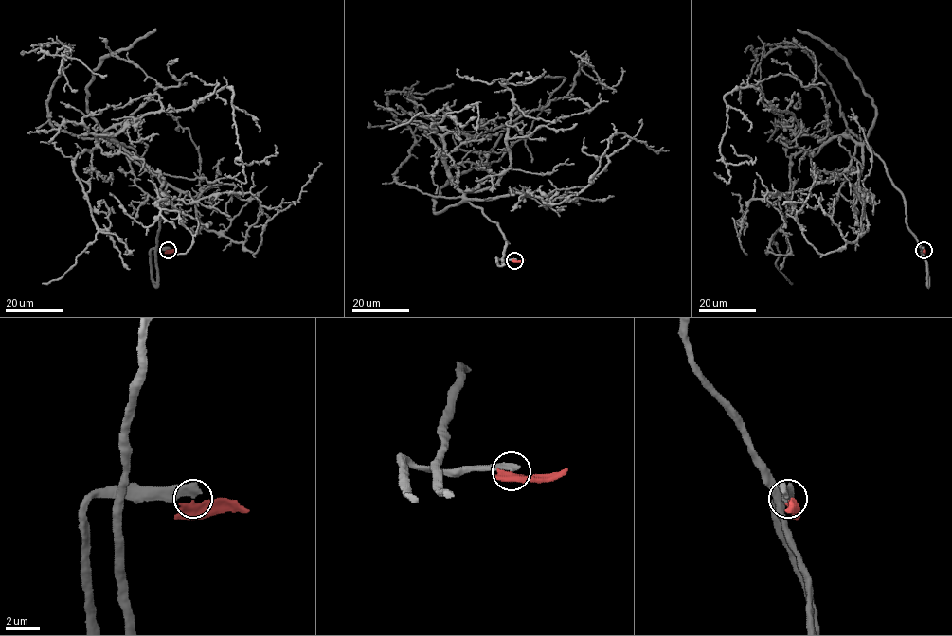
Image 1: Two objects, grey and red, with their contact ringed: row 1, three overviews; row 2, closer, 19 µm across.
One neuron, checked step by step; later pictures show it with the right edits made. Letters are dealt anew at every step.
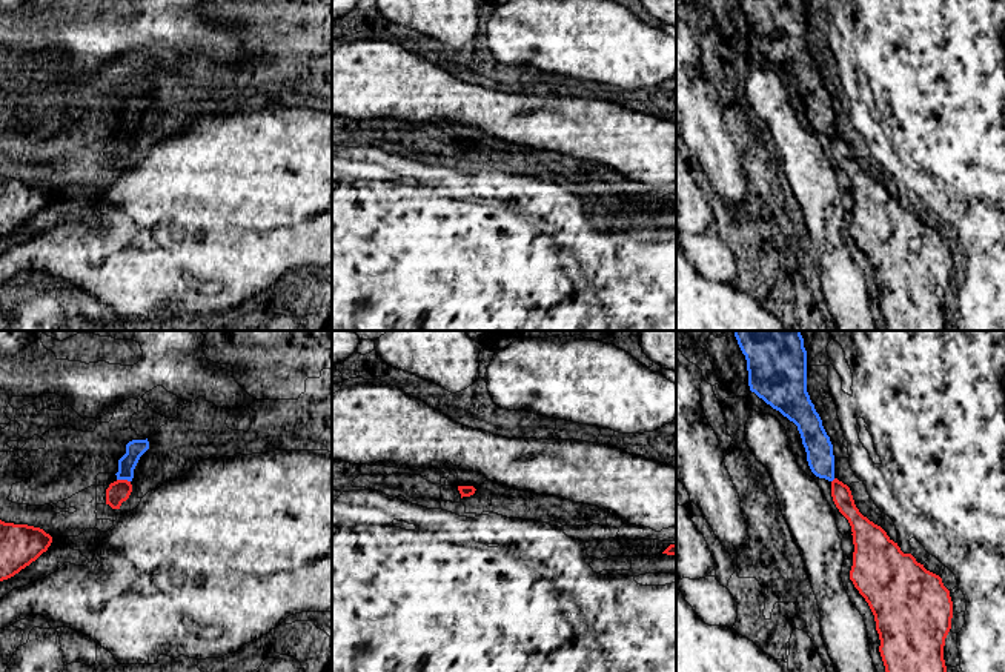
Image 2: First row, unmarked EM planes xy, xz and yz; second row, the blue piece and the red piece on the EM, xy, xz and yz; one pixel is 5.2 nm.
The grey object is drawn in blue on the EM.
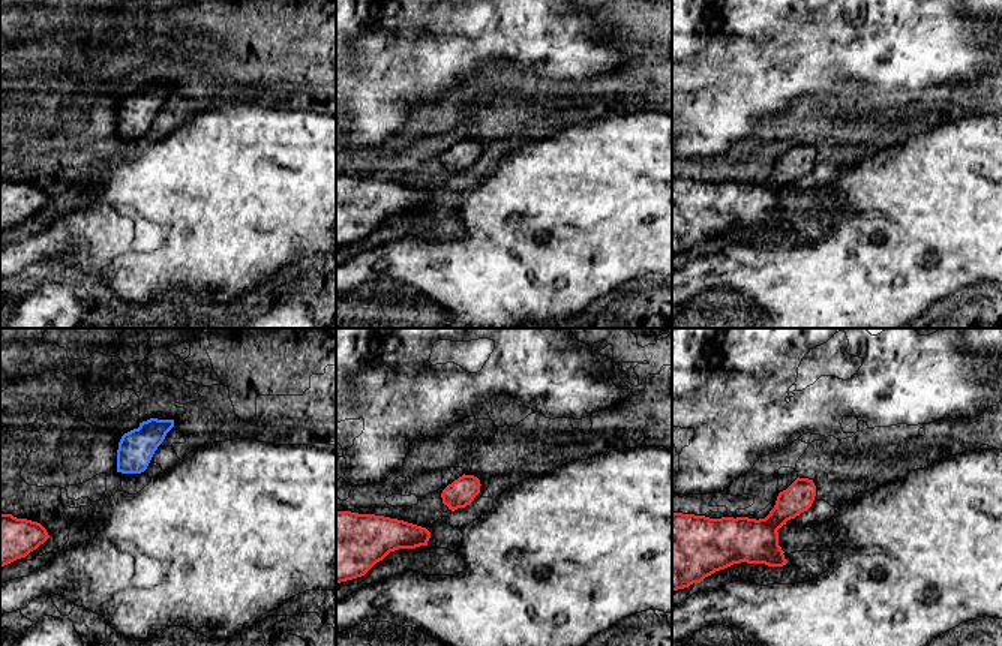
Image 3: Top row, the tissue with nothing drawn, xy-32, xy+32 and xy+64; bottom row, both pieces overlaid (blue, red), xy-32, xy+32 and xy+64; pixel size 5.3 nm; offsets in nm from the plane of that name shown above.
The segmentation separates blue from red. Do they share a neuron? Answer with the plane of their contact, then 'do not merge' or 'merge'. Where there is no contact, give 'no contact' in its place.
contact in xy; do not merge

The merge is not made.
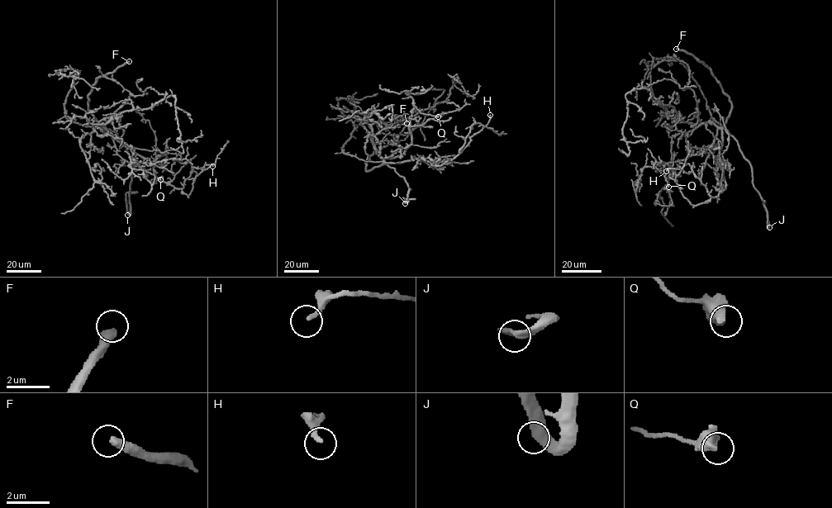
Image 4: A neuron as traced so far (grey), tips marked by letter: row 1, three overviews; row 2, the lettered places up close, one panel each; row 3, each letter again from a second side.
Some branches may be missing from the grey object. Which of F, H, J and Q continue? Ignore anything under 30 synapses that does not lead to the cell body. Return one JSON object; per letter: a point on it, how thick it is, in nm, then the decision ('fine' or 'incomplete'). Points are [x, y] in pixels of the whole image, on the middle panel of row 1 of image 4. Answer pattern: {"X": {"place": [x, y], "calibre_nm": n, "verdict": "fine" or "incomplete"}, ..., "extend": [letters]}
{"F": {"place": [406, 123], "calibre_nm": 440, "verdict": "incomplete"}, "H": {"place": [490, 115], "calibre_nm": 220, "verdict": "fine"}, "J": {"place": [405, 203], "calibre_nm": 380, "verdict": "fine"}, "Q": {"place": [438, 116], "calibre_nm": 650, "verdict": "fine"}, "extend": ["F"]}

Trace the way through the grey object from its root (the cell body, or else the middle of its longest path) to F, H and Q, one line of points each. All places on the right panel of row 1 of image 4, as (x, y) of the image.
F: (704, 123), (713, 123), (722, 127), (729, 115), (731, 102), (706, 65), (691, 54), (676, 49)
H: (704, 123), (713, 123), (722, 130), (718, 158), (725, 188), (711, 197), (692, 172), (672, 168), (666, 171)
Q: (704, 123), (713, 123), (718, 128), (710, 146), (682, 160), (656, 166), (668, 187)

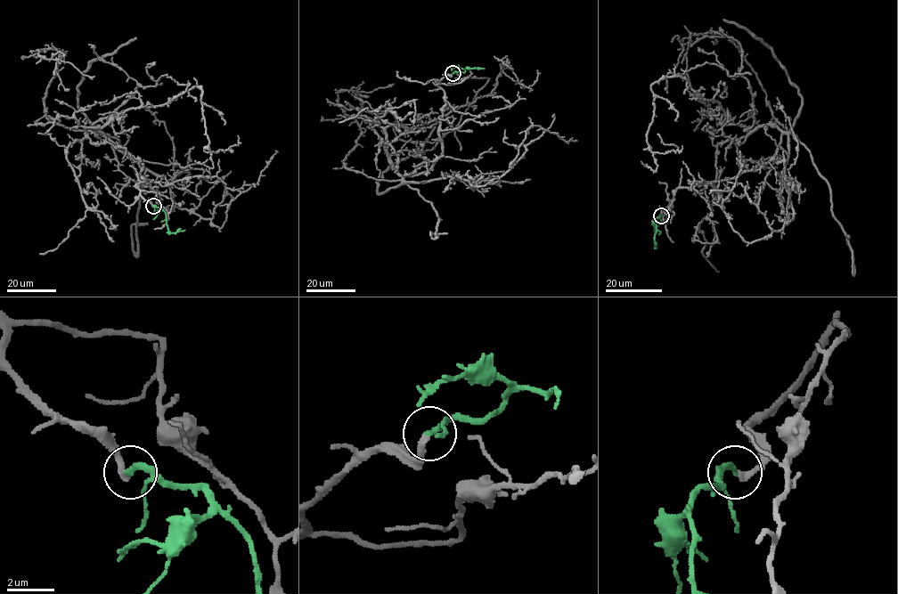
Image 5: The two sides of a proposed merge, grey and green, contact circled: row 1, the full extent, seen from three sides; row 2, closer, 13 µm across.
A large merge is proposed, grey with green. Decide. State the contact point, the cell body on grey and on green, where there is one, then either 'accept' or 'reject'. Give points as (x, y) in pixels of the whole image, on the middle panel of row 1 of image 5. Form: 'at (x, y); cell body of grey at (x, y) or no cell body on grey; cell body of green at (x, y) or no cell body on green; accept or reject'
at (453, 73); no cell body on grey; no cell body on green; accept

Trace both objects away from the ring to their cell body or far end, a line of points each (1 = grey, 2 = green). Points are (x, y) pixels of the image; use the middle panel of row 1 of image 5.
1: (452, 74), (437, 85), (442, 153), (404, 176), (387, 126), (487, 95), (506, 61), (527, 87), (537, 69)
2: (452, 73), (467, 67), (485, 69)

